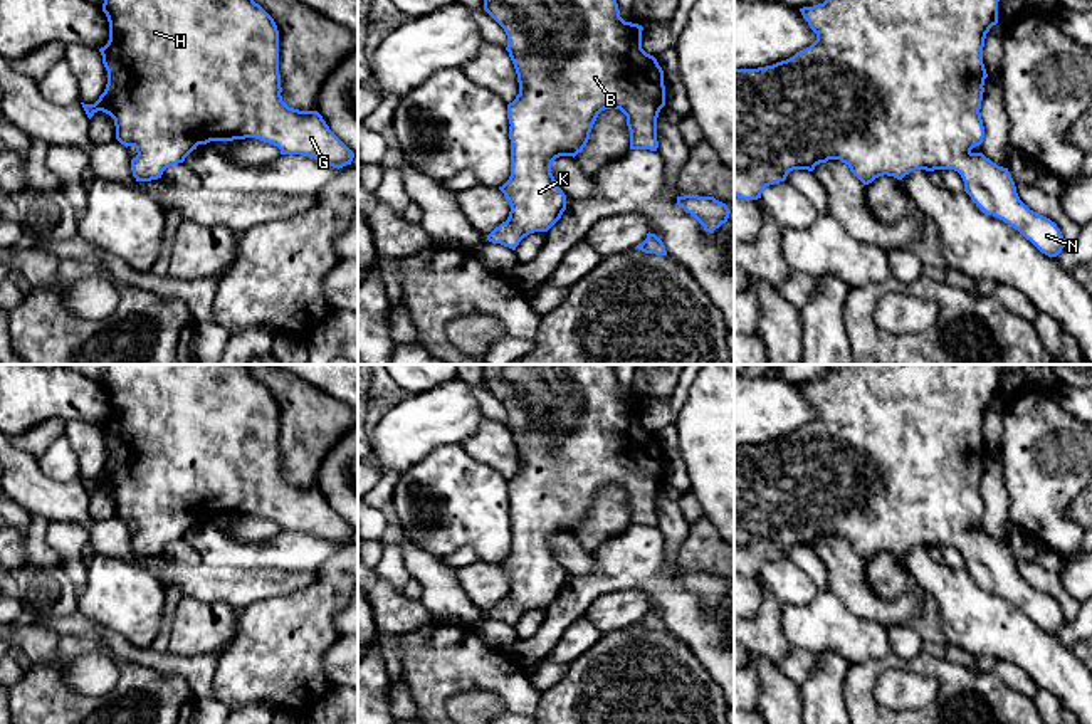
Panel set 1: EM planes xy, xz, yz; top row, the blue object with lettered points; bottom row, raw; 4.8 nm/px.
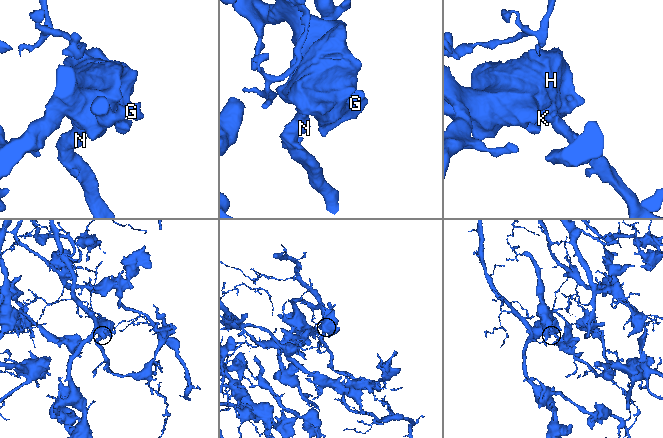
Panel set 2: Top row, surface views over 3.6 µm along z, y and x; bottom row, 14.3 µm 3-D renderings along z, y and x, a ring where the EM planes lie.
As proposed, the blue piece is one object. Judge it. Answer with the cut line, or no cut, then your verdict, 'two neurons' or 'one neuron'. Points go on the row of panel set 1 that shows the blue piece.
no cut | one neuron

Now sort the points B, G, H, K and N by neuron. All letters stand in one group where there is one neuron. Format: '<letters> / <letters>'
B G H K N

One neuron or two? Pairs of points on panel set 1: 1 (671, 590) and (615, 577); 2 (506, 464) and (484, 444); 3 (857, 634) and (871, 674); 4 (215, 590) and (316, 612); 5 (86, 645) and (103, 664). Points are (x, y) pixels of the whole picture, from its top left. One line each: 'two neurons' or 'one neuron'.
1: one neuron
2: one neuron
3: two neurons
4: two neurons
5: two neurons

